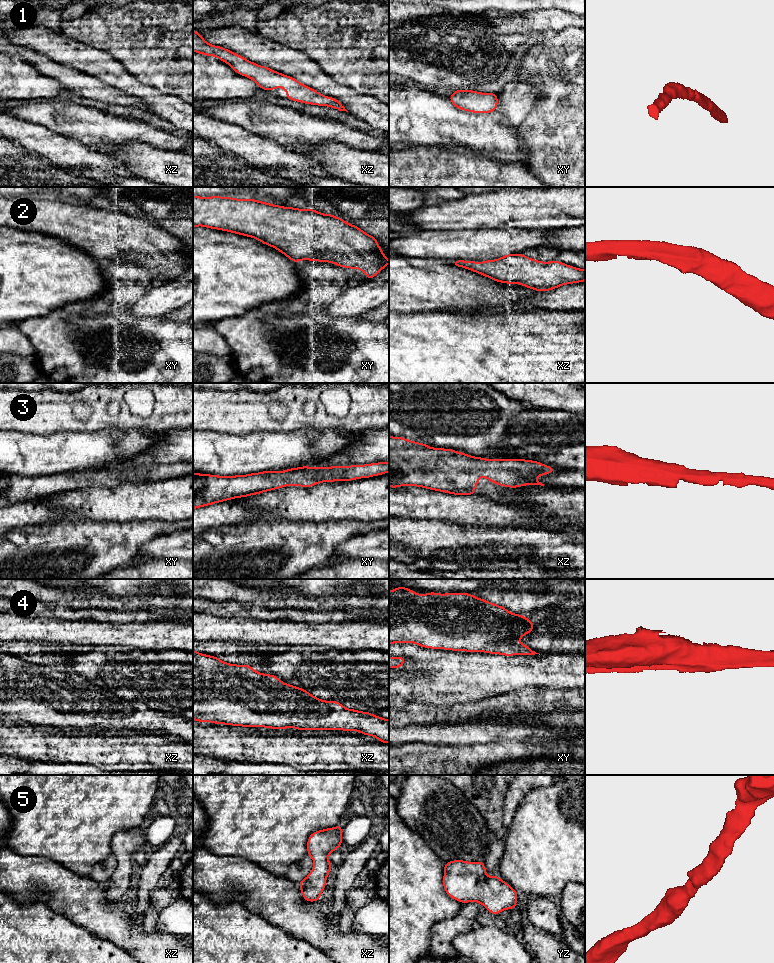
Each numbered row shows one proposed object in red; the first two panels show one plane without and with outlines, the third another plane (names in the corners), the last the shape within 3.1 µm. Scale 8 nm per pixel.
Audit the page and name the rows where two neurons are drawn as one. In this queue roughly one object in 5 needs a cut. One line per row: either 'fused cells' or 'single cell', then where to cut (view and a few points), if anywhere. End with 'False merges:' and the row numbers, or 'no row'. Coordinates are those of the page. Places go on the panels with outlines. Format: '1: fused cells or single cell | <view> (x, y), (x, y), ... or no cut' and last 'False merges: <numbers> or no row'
1: single cell | no cut
2: single cell | no cut
3: single cell | no cut
4: single cell | no cut
5: single cell | no cut
False merges: no row

